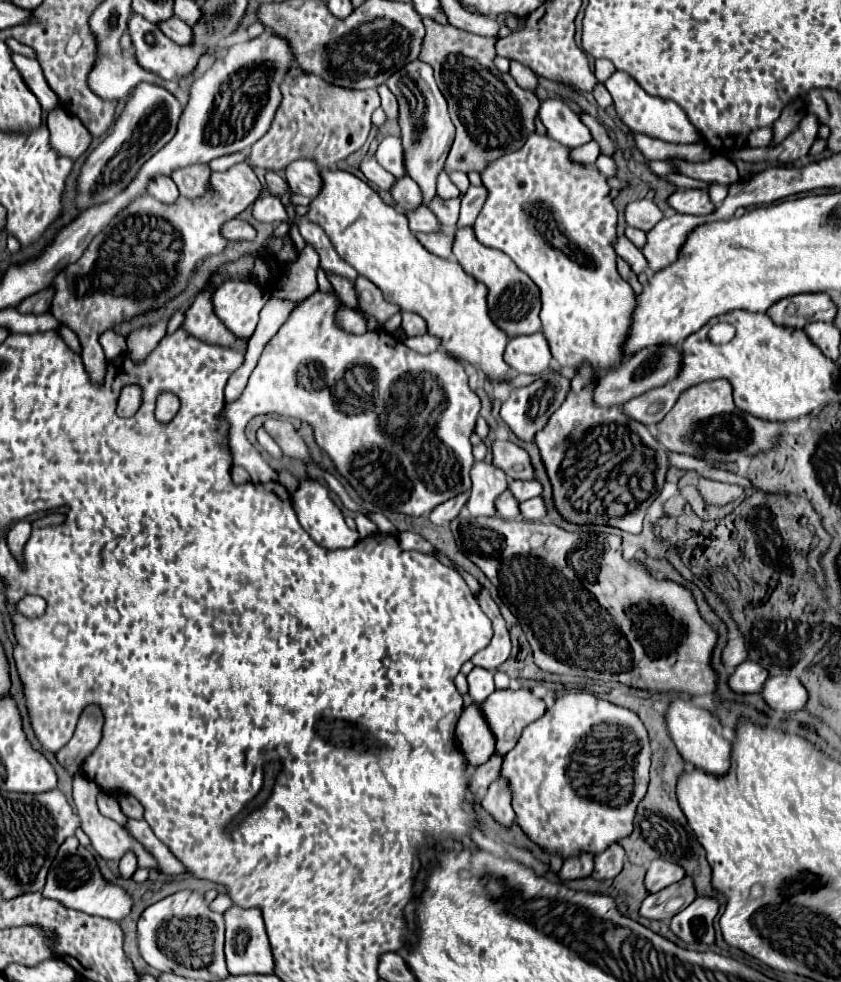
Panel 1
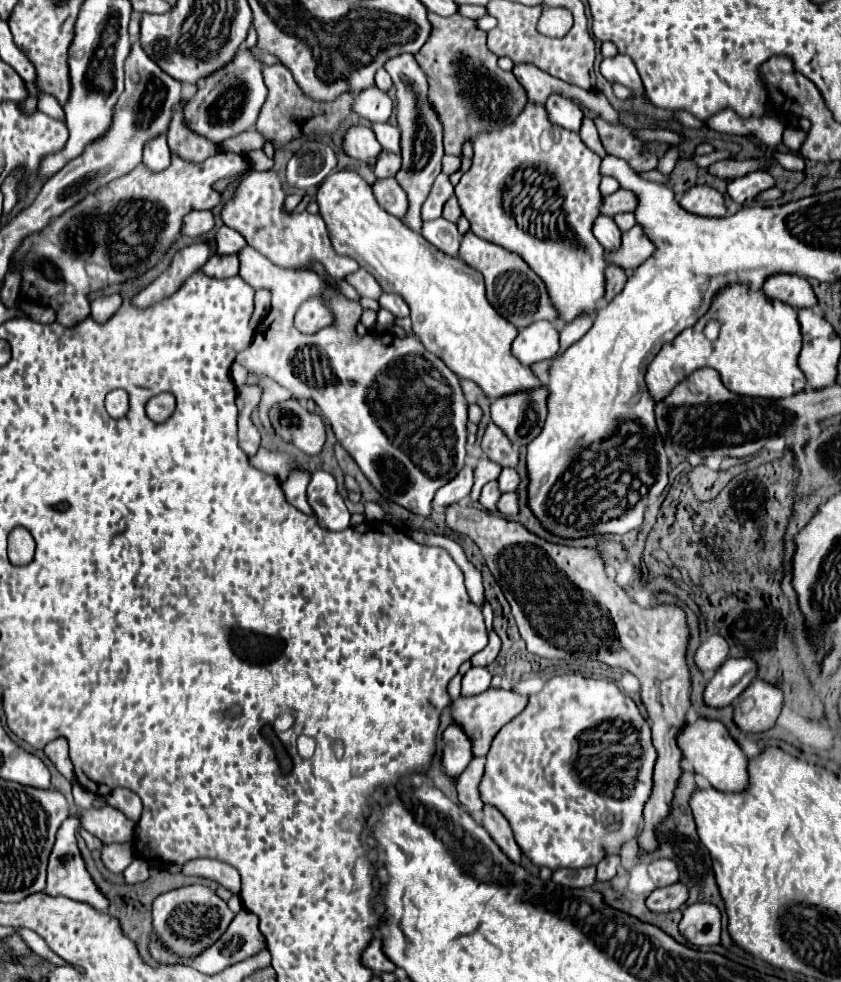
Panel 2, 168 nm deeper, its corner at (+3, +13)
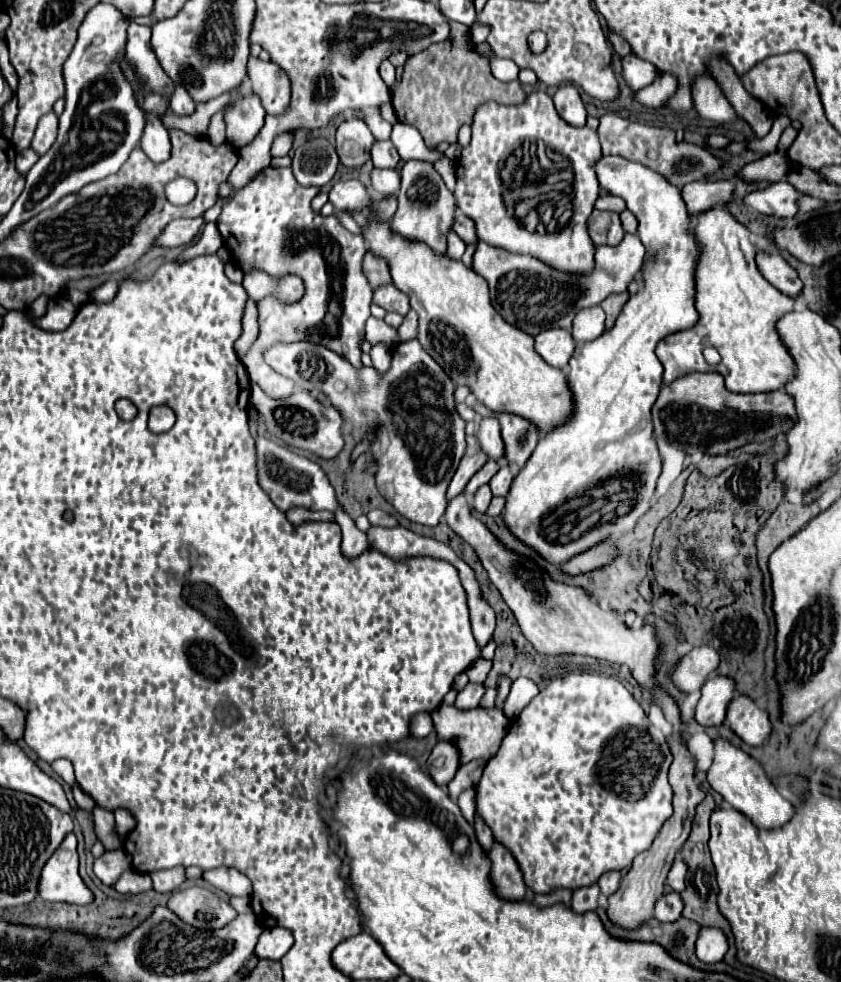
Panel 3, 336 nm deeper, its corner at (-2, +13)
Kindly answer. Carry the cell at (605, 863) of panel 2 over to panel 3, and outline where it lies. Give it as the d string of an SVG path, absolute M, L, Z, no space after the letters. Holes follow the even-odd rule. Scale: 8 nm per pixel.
M609 872L609 874L603 874L597 884L599 884L603 896L611 896L619 888L619 882L621 882L621 874L619 872Z

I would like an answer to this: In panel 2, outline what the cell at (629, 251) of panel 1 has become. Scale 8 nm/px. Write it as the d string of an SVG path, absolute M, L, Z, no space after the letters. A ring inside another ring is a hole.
M600 216L596 220L596 226L592 228L592 232L598 238L598 242L604 246L606 252L614 252L622 244L622 232L620 232L618 224L614 222L614 218L610 218L610 216Z

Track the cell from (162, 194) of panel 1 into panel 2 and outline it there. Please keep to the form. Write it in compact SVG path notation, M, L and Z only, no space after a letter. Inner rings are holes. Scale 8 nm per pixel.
M160 136L148 146L144 146L144 164L152 172L164 172L170 164L170 150L166 144L166 136Z

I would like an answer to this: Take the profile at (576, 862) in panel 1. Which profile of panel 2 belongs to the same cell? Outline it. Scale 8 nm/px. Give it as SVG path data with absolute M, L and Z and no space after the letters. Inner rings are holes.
M558 868L552 874L552 880L560 882L562 886L592 886L596 880L596 868Z

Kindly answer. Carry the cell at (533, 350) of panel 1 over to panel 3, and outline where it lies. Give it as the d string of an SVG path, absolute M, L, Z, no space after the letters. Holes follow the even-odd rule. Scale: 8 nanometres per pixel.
M553 328L535 336L535 350L541 354L541 358L545 358L547 364L565 368L575 350L575 340L569 330Z

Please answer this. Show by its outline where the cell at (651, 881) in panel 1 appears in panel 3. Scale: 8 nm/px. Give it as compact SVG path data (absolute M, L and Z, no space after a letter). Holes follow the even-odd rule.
M677 858L673 862L673 868L669 870L667 876L667 884L675 890L675 892L683 892L685 890L685 874L687 874L687 864L683 858Z

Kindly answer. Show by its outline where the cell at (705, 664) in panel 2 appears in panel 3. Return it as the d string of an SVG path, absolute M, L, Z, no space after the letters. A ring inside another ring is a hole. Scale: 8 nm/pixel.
M709 646L693 648L689 654L685 654L671 670L669 678L675 684L677 690L691 694L699 690L709 674L717 670L717 652L709 650Z

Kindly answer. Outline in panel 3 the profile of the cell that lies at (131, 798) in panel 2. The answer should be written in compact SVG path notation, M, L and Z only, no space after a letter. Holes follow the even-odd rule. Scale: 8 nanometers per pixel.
M115 810L115 826L117 826L117 834L125 838L133 830L135 820L127 810Z

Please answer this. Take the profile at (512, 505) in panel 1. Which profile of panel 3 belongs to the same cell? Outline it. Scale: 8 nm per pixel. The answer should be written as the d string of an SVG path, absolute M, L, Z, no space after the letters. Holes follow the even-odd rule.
M487 484L481 486L481 488L475 492L475 498L473 498L473 510L485 512L487 506L489 506L489 502L491 502L491 498L493 498L493 494L491 494L489 486L487 486Z

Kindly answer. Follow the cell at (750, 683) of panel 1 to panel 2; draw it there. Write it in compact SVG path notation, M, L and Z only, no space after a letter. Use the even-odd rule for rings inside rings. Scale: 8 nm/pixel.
M728 658L714 678L708 682L704 692L704 702L708 706L720 708L738 700L738 696L756 678L758 664L752 658Z

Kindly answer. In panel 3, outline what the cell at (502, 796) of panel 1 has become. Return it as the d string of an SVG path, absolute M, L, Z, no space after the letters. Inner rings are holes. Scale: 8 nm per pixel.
M493 844L493 850L489 852L491 860L491 872L489 880L493 884L493 890L497 890L497 896L517 902L525 898L525 882L523 874L515 862L513 856L509 856L507 850L503 850L501 844Z

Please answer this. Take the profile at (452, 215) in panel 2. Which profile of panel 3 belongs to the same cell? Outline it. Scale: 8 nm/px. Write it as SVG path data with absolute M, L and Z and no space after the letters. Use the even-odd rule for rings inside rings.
M461 212L457 214L457 222L453 224L455 234L465 242L465 244L477 244L477 234L475 234L475 222L471 218L465 218Z

